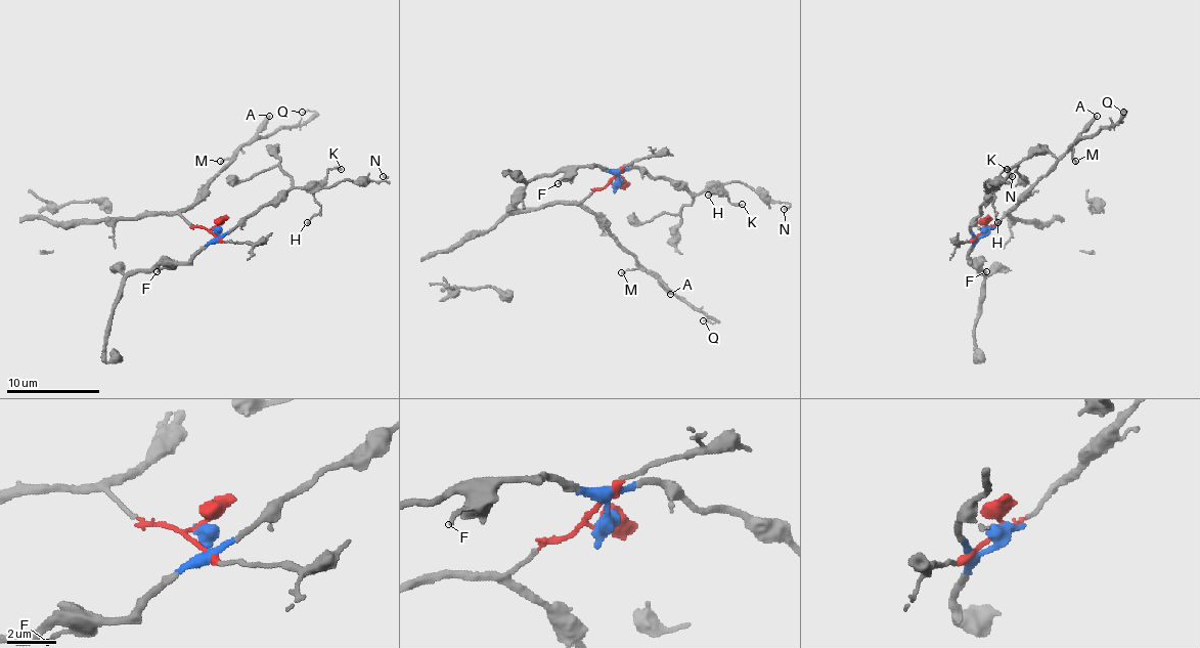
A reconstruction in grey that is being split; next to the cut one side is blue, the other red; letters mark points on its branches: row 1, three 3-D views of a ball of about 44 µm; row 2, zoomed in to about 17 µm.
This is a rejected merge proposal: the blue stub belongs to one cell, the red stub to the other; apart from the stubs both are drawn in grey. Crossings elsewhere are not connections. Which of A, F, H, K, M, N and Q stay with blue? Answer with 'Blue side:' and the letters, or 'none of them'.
Blue side: F, H, K, N

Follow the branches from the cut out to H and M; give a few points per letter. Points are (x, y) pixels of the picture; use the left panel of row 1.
H: (215, 227), (220, 236), (278, 202), (295, 187), (311, 189), (320, 206), (306, 222)
M: (215, 227), (193, 227), (180, 213), (236, 153), (220, 162)

